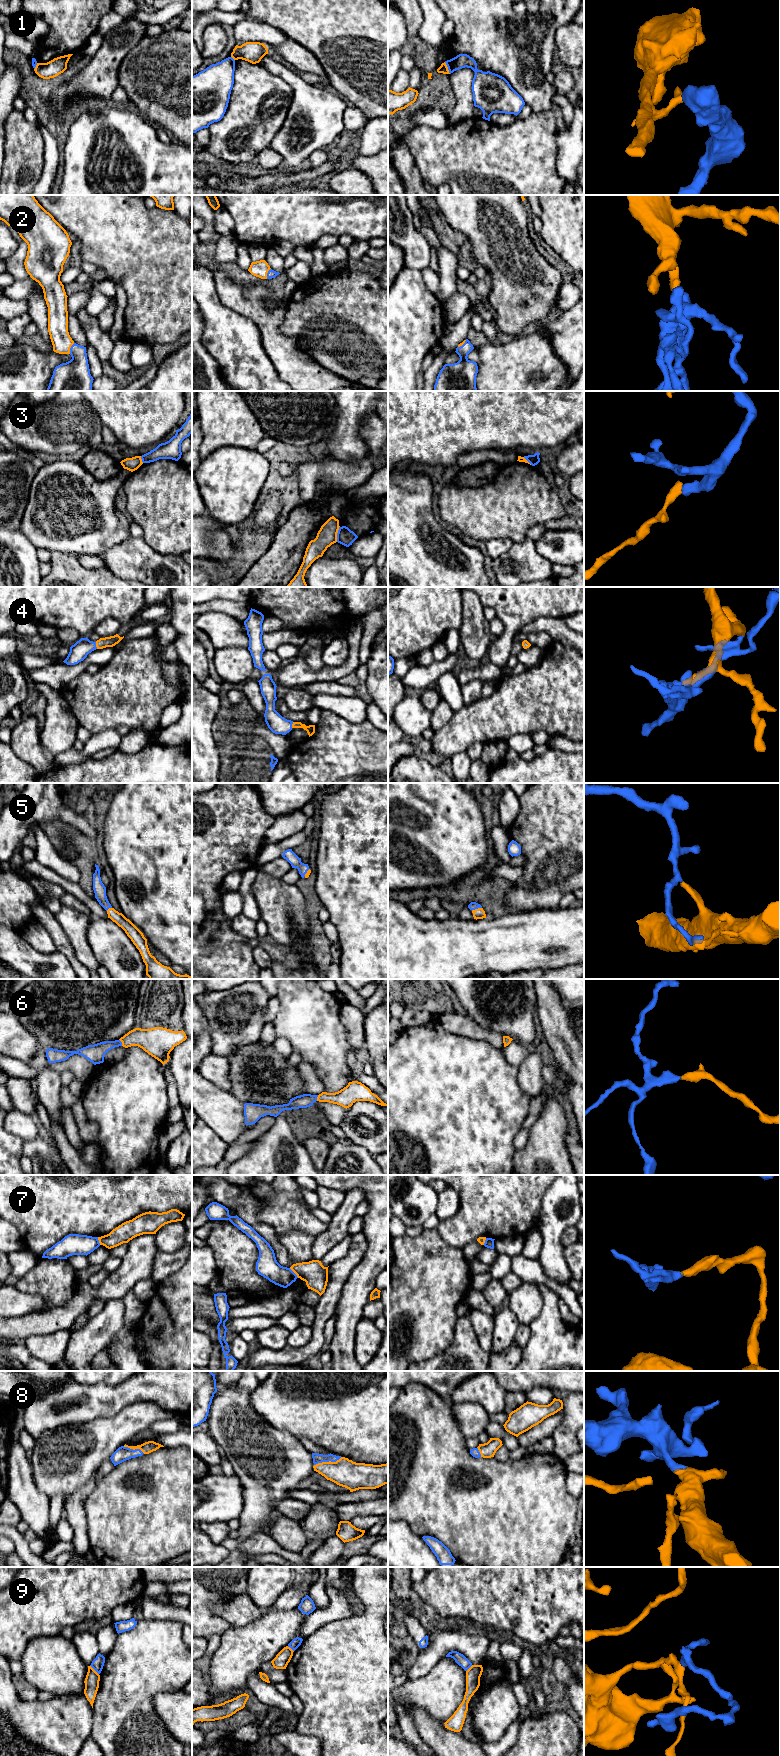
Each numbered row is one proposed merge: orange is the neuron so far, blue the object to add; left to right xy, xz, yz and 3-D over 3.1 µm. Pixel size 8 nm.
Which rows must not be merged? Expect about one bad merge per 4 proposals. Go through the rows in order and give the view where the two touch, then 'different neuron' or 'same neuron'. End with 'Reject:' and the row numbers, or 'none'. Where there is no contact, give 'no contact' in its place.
1: contact in yz; different neuron
2: contact in xy; same neuron
3: contact in xz; different neuron
4: contact in xy; same neuron
5: contact in yz; same neuron
6: contact in xy; same neuron
7: contact in xz; different neuron
8: contact in xz; same neuron
9: contact in xy; same neuron
Reject: 1, 3, 7

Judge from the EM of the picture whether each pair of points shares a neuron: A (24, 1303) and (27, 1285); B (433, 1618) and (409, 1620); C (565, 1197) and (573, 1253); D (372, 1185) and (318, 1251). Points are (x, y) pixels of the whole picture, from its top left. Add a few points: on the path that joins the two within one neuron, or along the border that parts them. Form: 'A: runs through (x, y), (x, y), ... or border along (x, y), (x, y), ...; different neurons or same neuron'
A: border along (13, 1286), (30, 1294), (38, 1294), (47, 1303); different neurons
B: border along (403, 1615), (413, 1615), (427, 1631); different neurons
C: border along (563, 1248), (563, 1254), (570, 1271); different neurons
D: border along (345, 1193), (353, 1188), (360, 1188), (364, 1198); different neurons

